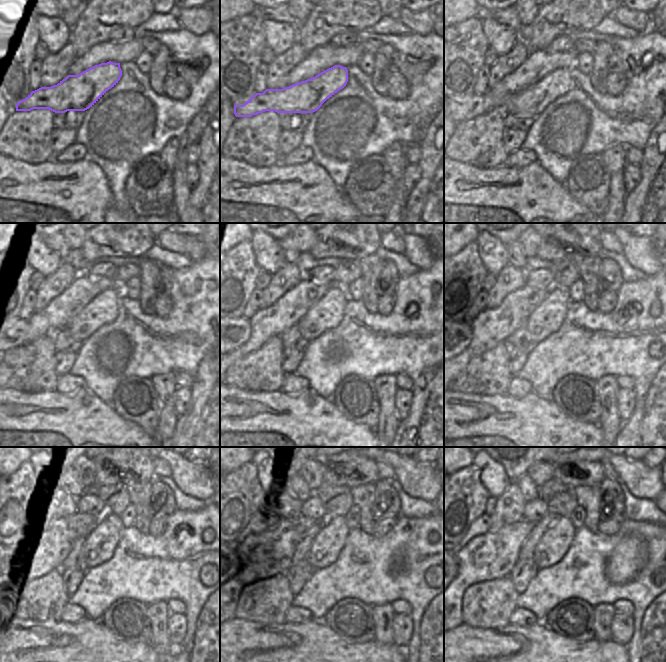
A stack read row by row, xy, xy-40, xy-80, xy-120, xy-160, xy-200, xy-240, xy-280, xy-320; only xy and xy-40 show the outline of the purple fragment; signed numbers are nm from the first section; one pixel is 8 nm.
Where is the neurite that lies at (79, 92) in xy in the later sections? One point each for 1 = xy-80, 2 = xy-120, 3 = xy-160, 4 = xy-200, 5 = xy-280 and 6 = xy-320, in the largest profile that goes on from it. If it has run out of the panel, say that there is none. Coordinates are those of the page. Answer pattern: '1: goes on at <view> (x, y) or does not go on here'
1: goes on at xy-80 (530, 102)
2: goes on at xy-120 (103, 309)
3: goes on at xy-160 (327, 314)
4: goes on at xy-200 (548, 317)
5: goes on at xy-280 (328, 543)
6: goes on at xy-320 (553, 545)

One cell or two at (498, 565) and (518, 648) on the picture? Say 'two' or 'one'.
two

